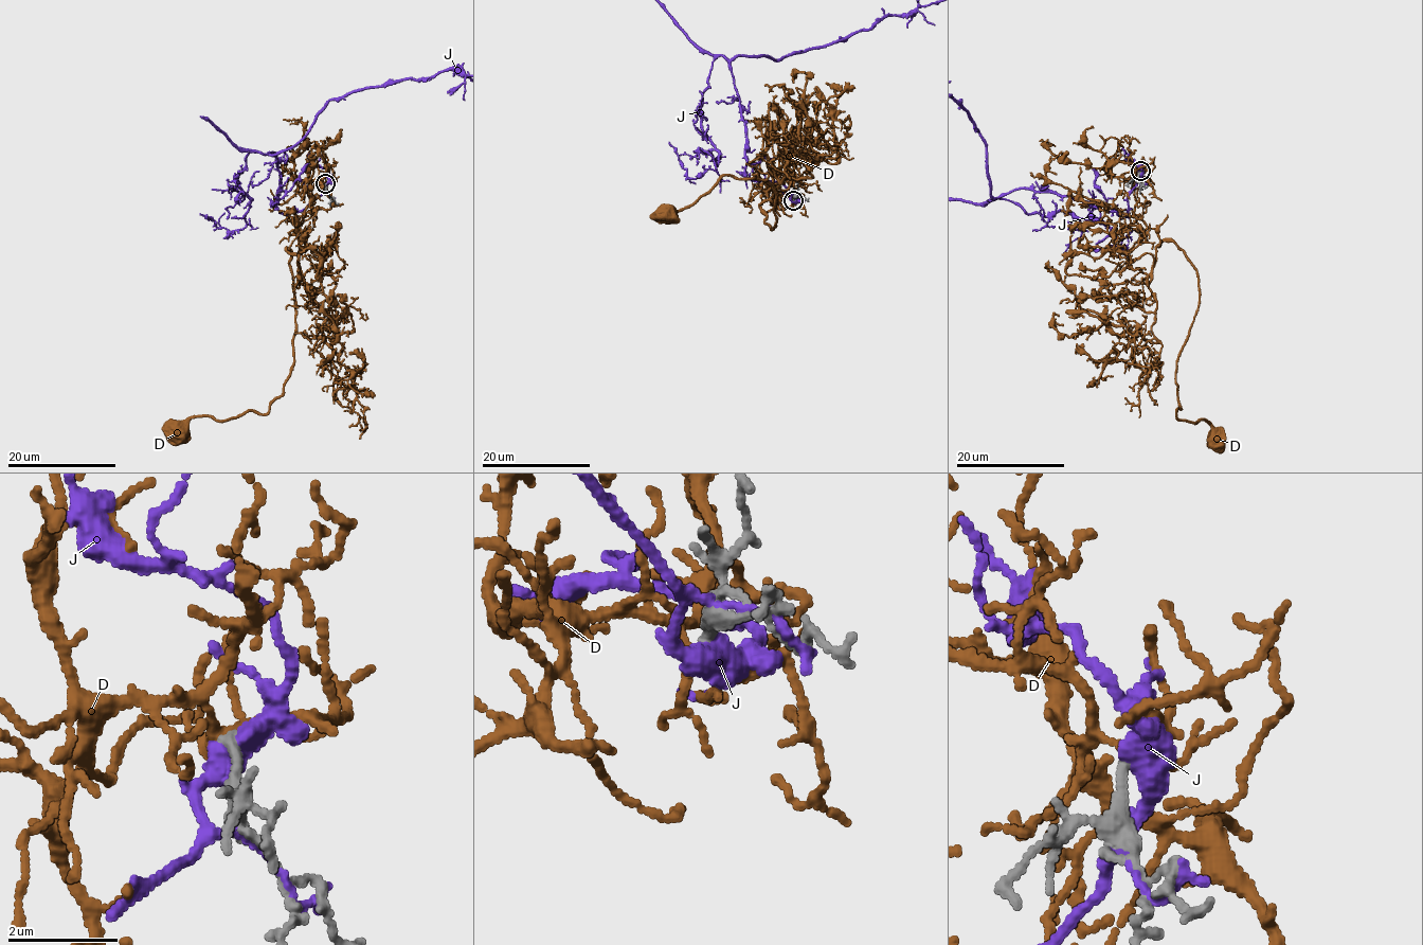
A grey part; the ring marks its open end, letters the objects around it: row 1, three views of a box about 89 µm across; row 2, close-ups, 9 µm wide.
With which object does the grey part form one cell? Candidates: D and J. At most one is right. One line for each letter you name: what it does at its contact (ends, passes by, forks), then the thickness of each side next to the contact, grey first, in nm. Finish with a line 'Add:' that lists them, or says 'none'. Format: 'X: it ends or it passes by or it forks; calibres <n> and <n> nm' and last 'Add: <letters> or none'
D: it forks; calibres 190 and 170 nm
Add: D

